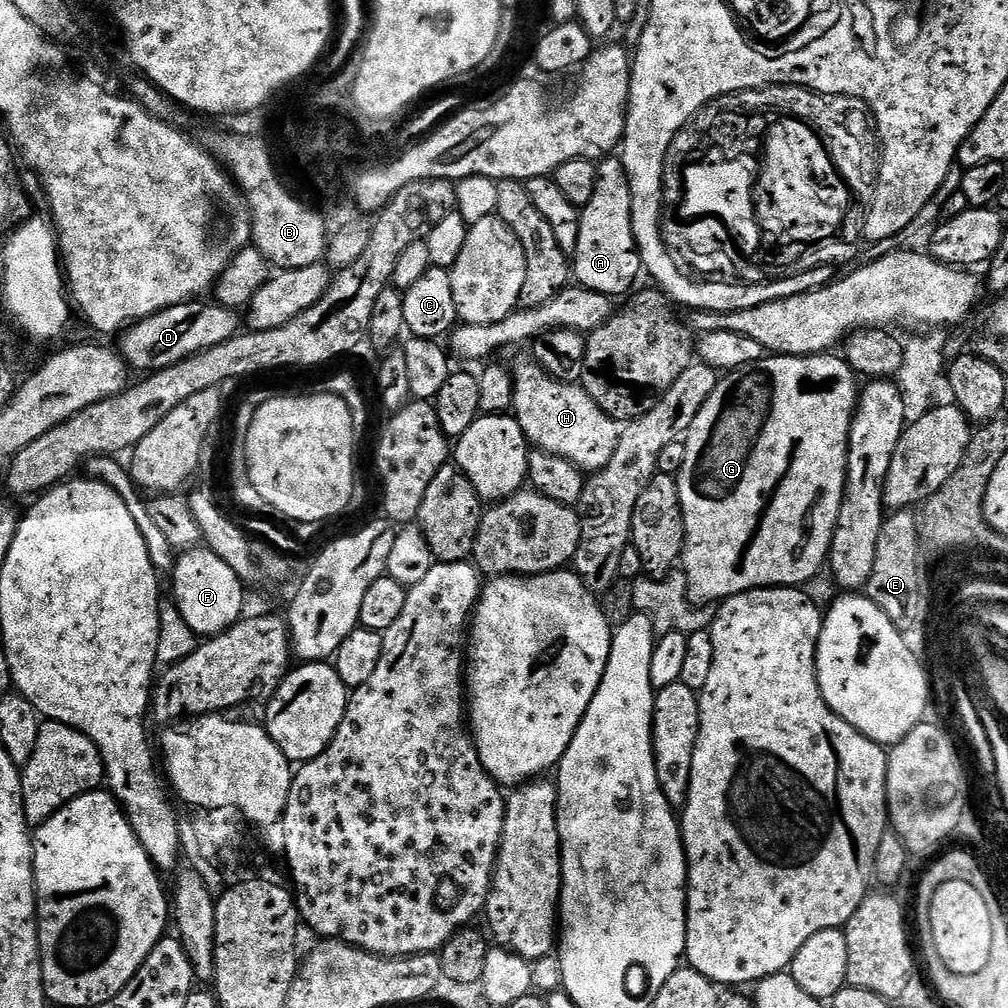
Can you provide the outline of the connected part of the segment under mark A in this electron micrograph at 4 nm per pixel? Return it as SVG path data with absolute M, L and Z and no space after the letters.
M616 154L599 161L596 173L598 182L594 182L594 195L590 197L590 202L586 202L586 206L580 209L578 246L574 253L574 280L579 287L589 288L598 294L613 298L624 295L627 297L633 291L632 283L642 276L640 251L634 242L634 226L630 214L630 178L624 169L623 159Z

